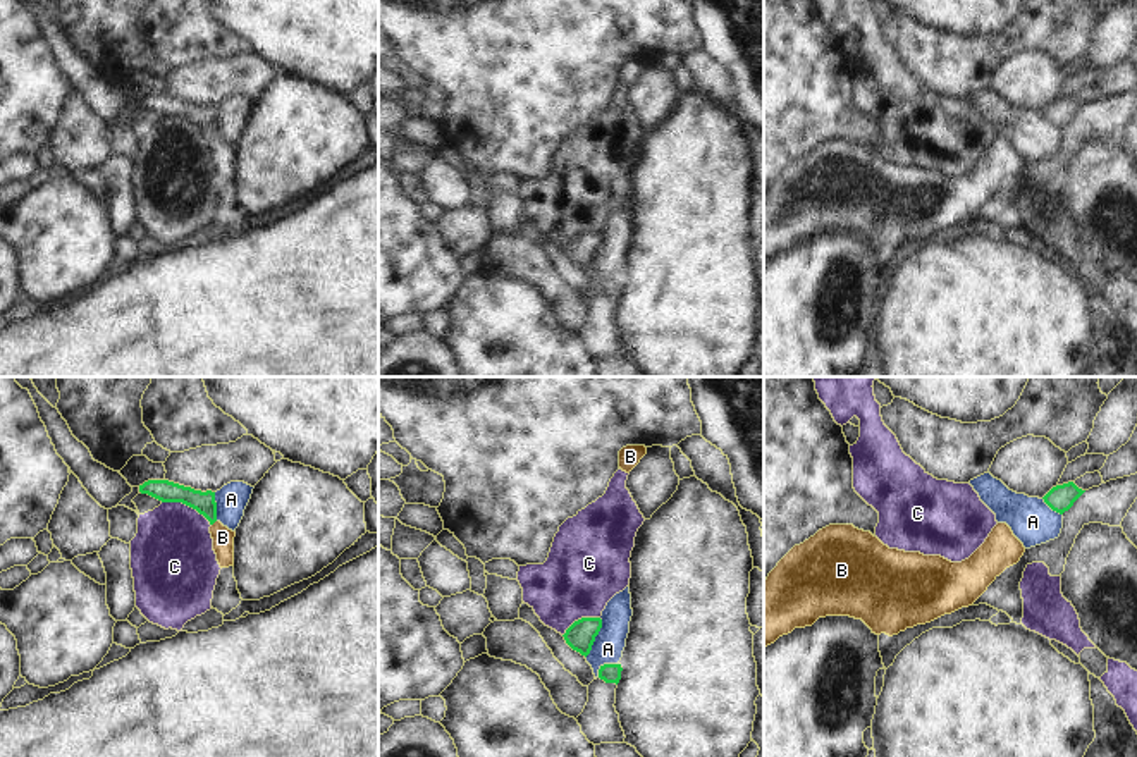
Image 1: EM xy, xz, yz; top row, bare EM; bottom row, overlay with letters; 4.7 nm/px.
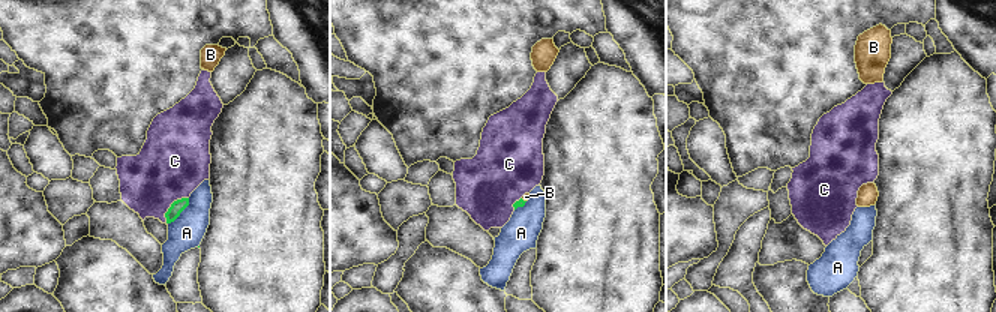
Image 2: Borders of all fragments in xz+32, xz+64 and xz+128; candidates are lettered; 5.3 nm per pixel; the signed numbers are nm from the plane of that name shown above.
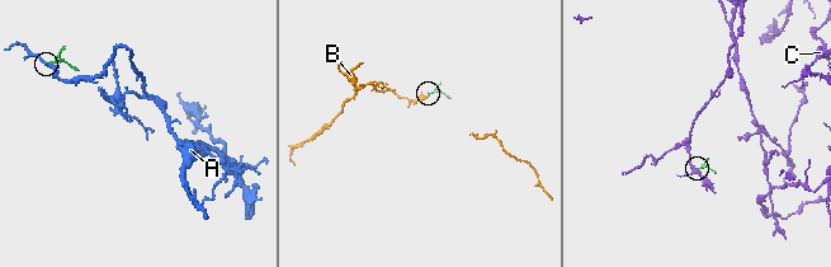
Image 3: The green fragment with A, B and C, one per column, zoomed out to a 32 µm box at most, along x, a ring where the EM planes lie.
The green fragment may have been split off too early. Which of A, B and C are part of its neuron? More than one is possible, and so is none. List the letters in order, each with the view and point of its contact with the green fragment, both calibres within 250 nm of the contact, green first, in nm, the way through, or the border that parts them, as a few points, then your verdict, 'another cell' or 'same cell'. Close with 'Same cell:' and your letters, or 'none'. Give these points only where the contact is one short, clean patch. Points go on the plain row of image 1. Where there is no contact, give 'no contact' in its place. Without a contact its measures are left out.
A: xz (594, 253) | 140/140 nm | along xz (601, 233), (601, 243), (585, 272) | another cell
B: xy (214, 136) | 100/100 nm | across xy (203, 117), (214, 136), (222, 152) | same cell
C: xy (188, 119) | 100/380 nm | along xy (162, 116), (181, 116), (195, 123), (210, 140) | another cell
Same cell: B

